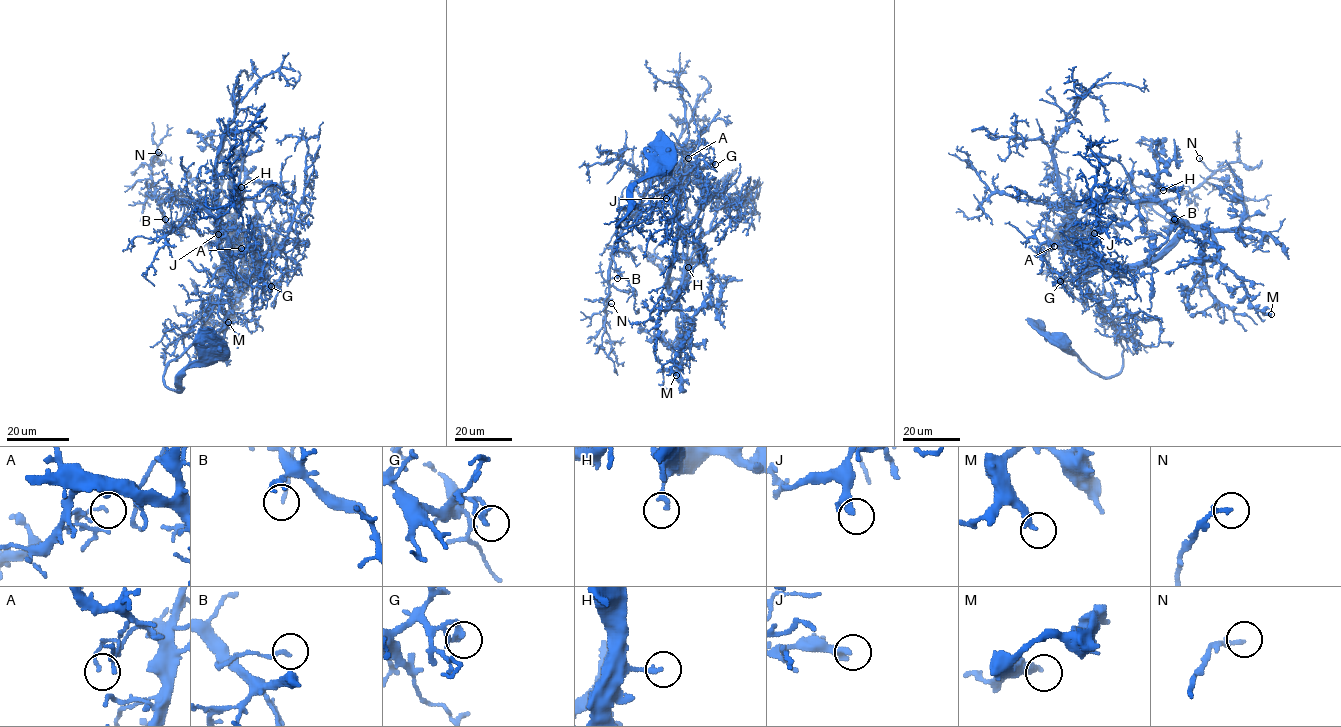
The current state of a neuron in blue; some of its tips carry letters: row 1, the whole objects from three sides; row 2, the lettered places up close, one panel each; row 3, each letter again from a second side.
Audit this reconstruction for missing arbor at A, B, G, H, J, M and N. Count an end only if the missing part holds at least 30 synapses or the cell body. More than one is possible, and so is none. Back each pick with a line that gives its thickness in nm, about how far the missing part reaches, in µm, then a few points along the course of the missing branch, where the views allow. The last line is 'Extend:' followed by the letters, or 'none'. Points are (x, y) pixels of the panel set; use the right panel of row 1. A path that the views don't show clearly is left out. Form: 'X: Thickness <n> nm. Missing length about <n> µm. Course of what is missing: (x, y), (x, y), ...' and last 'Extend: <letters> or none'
Extend: none

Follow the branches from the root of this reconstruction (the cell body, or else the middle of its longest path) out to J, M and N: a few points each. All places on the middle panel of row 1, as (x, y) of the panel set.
J: (668, 162), (635, 182), (616, 226), (636, 225), (672, 190), (678, 195), (673, 182), (666, 198)
M: (668, 162), (635, 182), (616, 226), (678, 197), (668, 290), (694, 328), (676, 375)
N: (668, 162), (635, 182), (616, 226), (637, 224), (678, 187), (656, 180), (621, 232), (605, 316), (611, 303)

